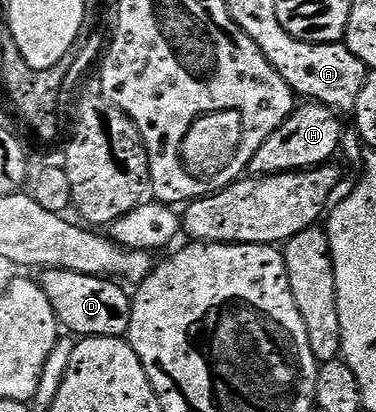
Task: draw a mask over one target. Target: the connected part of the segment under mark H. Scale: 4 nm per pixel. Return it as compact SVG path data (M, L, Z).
M304 101L297 106L284 124L254 153L254 157L248 162L247 174L249 176L262 176L282 174L288 171L306 171L309 168L321 167L327 164L332 154L339 152L342 147L341 116L331 111L321 103L315 101Z

